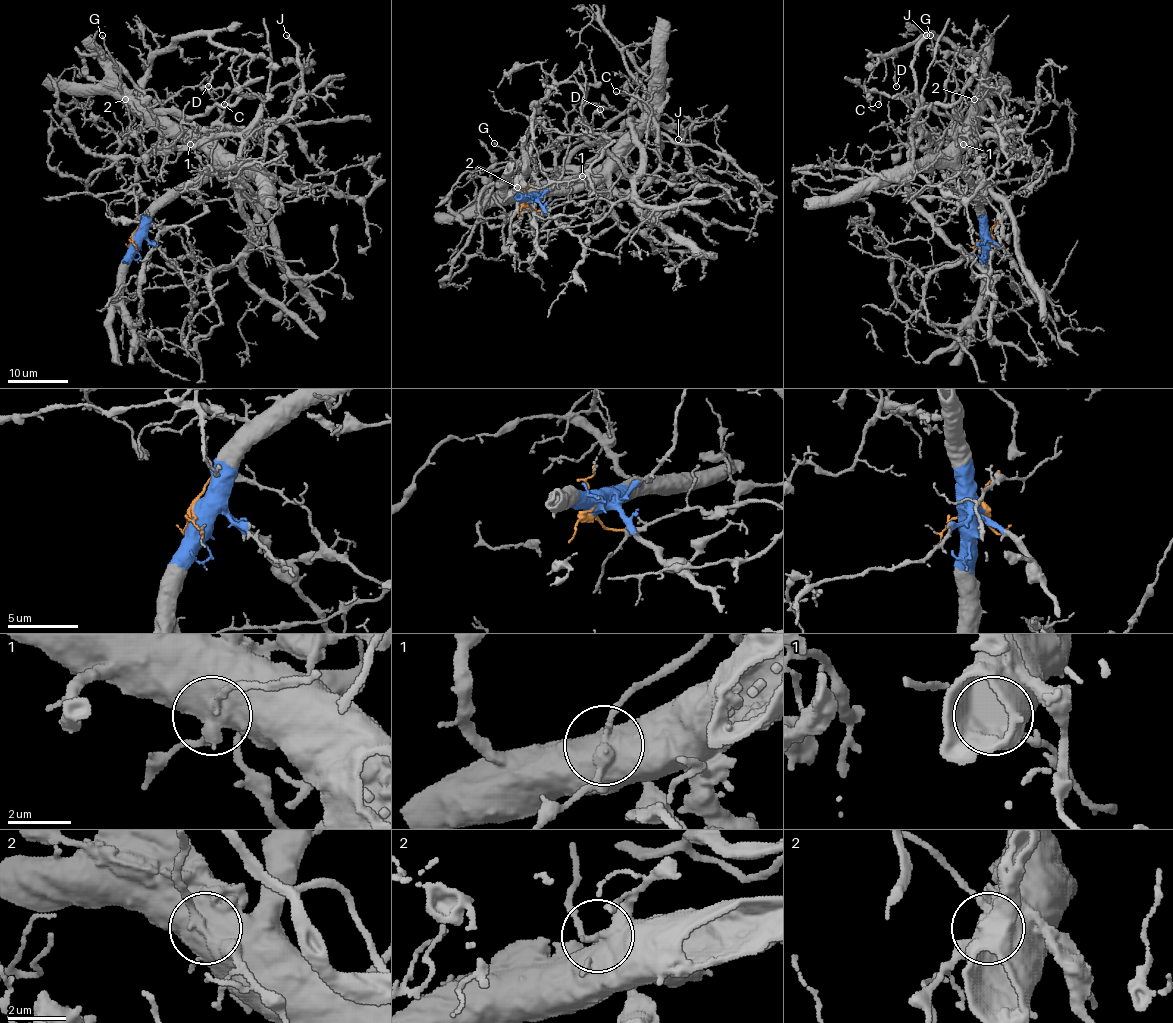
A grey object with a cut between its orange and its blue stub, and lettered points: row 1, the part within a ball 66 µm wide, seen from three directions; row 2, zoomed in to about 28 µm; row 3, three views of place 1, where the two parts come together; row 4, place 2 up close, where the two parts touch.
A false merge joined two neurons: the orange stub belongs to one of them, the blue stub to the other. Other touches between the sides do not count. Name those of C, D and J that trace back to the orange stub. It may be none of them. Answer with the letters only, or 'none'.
C

